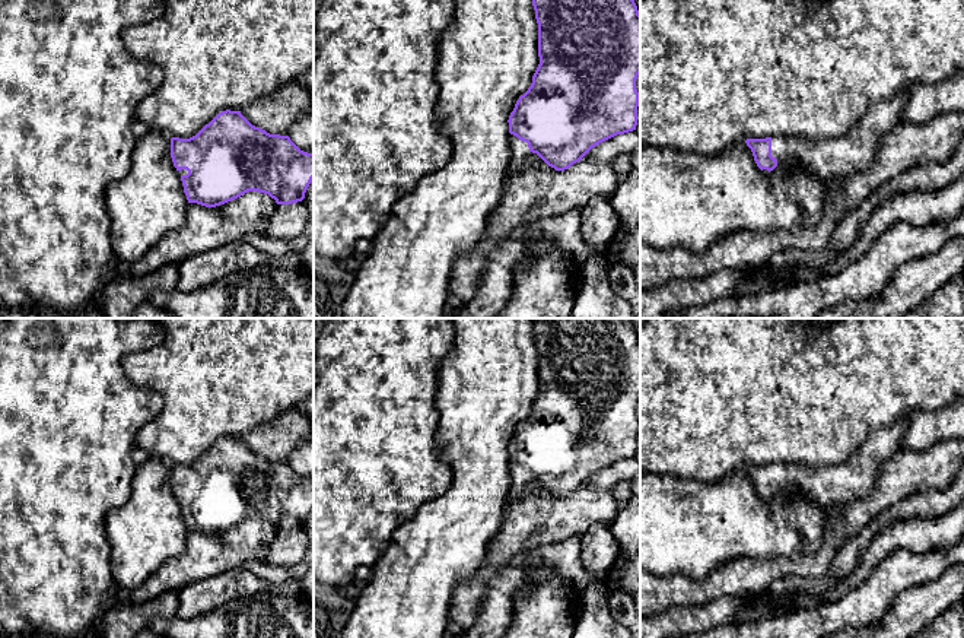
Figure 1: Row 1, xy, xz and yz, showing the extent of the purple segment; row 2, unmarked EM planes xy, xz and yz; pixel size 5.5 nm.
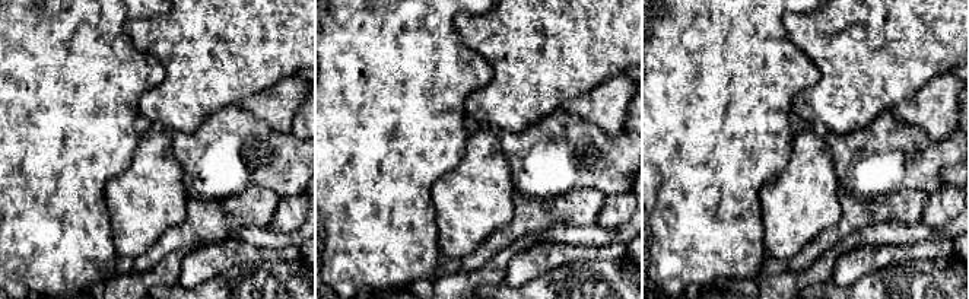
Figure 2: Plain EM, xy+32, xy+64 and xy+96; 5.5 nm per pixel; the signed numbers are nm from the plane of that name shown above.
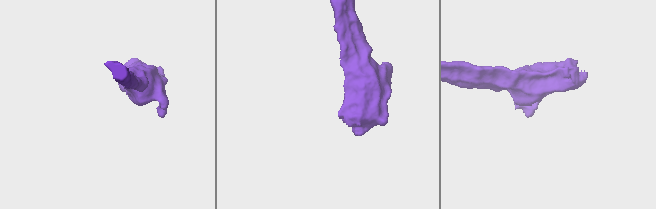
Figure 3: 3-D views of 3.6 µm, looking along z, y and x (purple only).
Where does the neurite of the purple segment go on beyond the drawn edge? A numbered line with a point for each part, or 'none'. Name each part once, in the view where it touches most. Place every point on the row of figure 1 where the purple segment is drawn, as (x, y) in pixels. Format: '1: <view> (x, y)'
1: yz (827, 158)

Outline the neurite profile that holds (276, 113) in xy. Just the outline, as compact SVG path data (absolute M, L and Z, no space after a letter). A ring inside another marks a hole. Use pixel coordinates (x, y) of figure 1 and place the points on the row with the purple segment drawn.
M296 80L277 92L252 101L241 114L255 127L270 134L287 136L293 123L311 107L312 93Z

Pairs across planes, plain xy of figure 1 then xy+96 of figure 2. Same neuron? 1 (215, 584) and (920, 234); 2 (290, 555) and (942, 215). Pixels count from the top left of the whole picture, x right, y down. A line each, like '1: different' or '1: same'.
1: different
2: same

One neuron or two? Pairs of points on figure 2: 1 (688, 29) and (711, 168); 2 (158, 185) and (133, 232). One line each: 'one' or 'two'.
1: one
2: one

